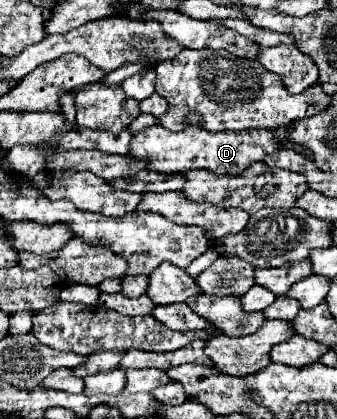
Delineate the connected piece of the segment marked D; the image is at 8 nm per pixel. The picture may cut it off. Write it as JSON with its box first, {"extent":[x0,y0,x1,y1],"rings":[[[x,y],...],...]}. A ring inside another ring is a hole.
{"extent":[129,123,275,175],"rings":[[[159,123],[131,135],[129,157],[147,161],[149,171],[157,173],[183,173],[189,169],[207,169],[215,175],[239,175],[255,161],[263,161],[263,155],[275,151],[275,137],[269,129],[247,129],[247,131],[223,131],[211,135],[209,131],[199,131],[189,127],[187,131],[167,131]]]}

